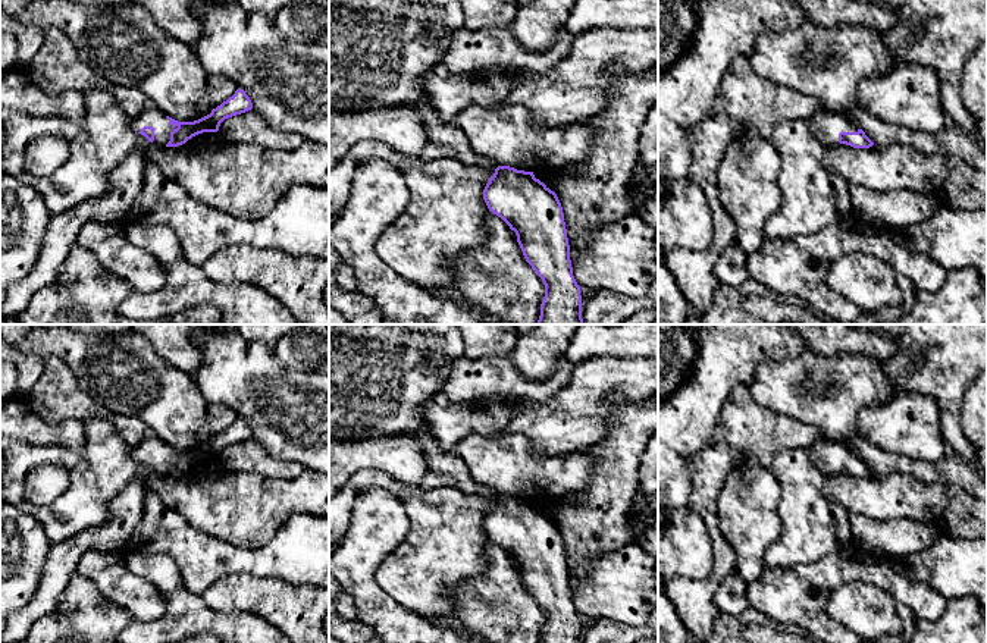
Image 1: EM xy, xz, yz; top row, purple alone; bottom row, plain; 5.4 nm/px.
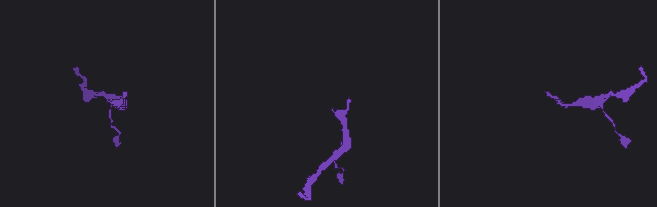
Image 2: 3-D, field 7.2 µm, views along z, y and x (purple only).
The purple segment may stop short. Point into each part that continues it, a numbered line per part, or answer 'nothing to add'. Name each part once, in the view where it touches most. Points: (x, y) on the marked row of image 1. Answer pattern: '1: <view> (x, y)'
1: xy (152, 116)

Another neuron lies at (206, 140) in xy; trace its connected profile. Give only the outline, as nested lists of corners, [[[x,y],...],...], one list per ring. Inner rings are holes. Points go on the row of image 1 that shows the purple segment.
[[[219,131],[217,132],[203,132],[188,139],[185,144],[178,145],[175,148],[181,153],[197,153],[204,148],[210,148],[210,147],[214,147],[223,142],[232,142],[232,141],[225,139]]]

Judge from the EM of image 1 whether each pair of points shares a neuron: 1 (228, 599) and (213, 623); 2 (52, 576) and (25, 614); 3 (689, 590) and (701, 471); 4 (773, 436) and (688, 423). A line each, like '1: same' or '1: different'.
1: different
2: same
3: same
4: different

